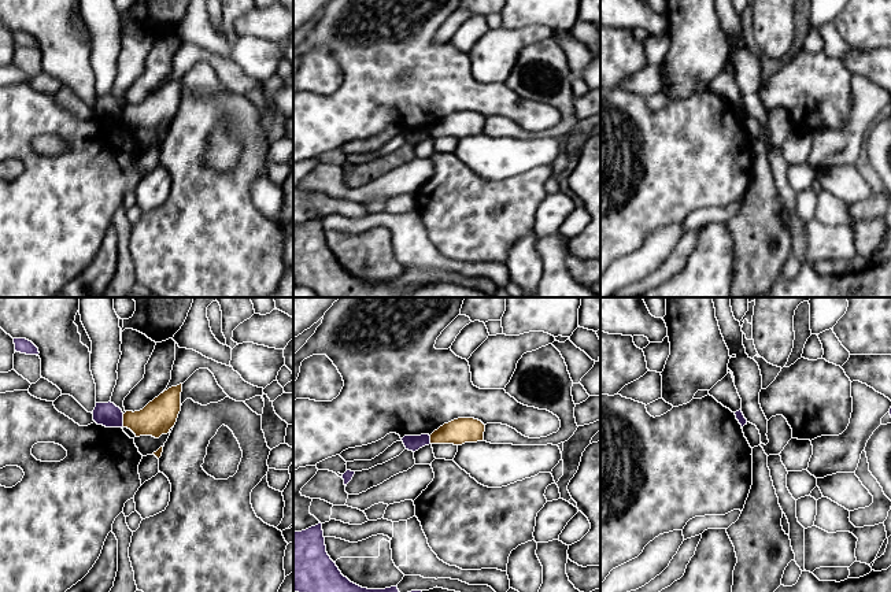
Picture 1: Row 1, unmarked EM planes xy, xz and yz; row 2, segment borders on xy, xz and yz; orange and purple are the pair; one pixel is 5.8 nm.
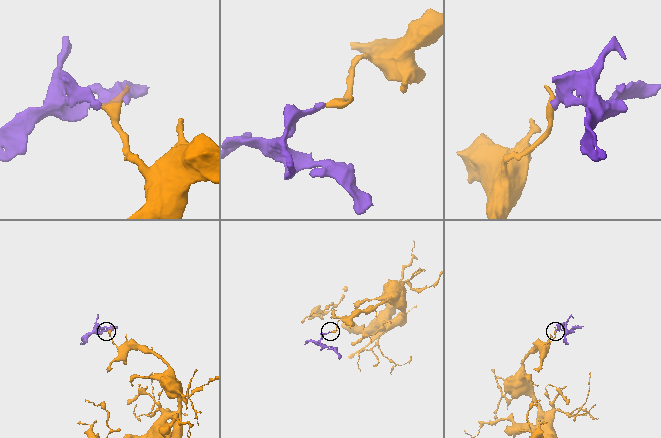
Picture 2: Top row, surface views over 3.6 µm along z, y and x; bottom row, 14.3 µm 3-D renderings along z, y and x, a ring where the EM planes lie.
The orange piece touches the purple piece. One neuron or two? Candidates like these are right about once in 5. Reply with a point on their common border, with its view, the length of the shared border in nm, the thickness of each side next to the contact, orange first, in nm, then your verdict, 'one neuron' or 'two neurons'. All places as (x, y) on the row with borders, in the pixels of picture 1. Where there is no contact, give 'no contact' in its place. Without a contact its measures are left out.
xy (124, 421) | 80 nm | 200/140 nm | two neurons

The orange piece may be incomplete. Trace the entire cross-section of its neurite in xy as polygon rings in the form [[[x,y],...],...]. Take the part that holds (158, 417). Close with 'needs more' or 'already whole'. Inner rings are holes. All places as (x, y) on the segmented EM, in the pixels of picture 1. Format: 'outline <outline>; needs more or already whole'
outline [[[182,384],[171,386],[140,411],[123,414],[123,428],[130,429],[136,437],[152,436],[159,439],[170,433],[181,411]]]; already whole

